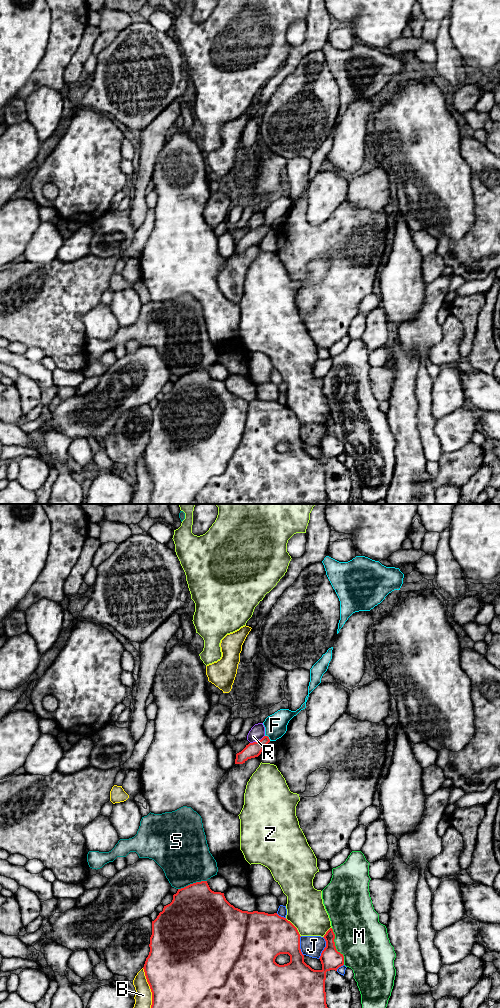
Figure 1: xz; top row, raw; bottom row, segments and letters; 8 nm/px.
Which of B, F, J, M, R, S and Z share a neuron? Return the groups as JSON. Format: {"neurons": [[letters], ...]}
{"neurons": [["B"], ["F"], ["J"], ["M"], ["R"], ["S"], ["Z"]]}

